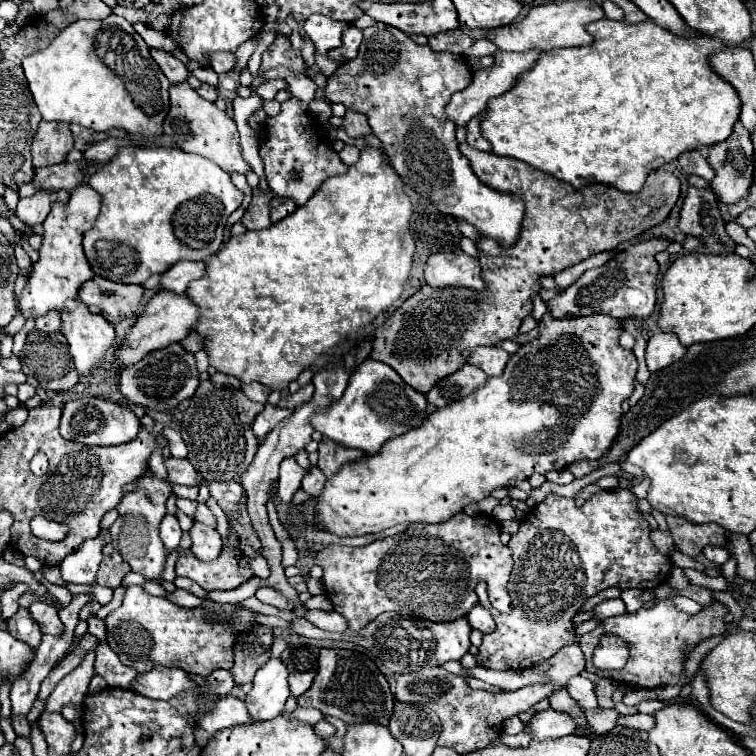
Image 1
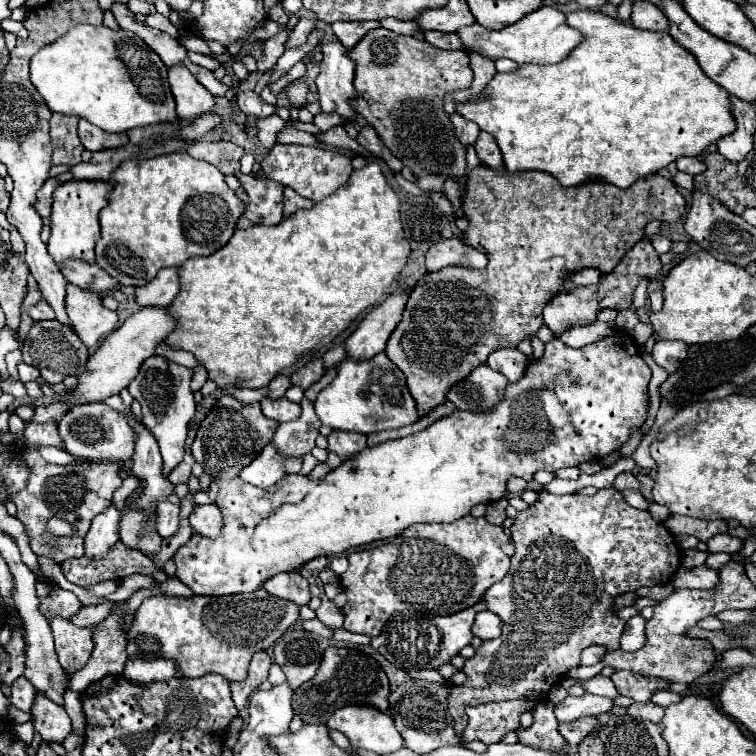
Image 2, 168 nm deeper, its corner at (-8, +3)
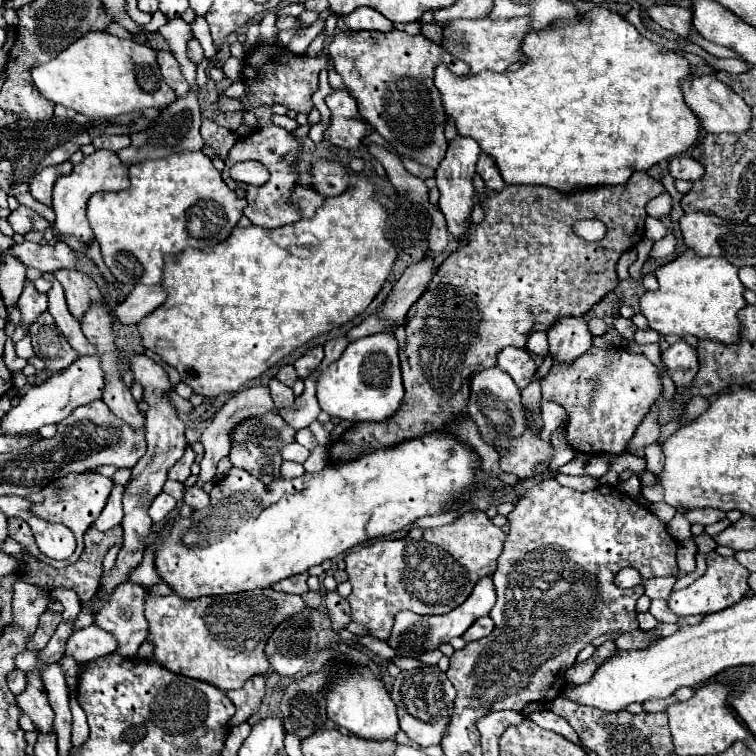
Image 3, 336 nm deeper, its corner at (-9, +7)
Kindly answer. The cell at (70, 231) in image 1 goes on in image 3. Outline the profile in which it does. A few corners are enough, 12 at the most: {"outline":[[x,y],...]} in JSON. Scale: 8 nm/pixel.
{"outline":[[96,151],[54,185],[54,229],[94,241],[86,217],[92,193],[130,185],[128,165]]}

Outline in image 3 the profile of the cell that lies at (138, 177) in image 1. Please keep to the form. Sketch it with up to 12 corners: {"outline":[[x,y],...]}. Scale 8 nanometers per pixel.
{"outline":[[202,151],[134,163],[88,221],[122,283],[222,243],[246,207]]}

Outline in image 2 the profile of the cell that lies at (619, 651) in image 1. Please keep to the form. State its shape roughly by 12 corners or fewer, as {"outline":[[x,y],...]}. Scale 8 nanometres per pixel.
{"outline":[[543,489],[485,593],[503,633],[449,693],[545,699],[585,647],[613,601],[671,581],[665,525],[615,489]]}

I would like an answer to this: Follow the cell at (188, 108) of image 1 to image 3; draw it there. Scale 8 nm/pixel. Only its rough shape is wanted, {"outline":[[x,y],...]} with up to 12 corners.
{"outline":[[158,51],[164,81],[184,97],[192,91],[170,51]]}

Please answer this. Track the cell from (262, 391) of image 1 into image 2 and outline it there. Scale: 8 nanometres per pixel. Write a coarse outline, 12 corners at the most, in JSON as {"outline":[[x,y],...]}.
{"outline":[[283,375],[269,383],[267,397],[283,397],[289,389],[289,377]]}

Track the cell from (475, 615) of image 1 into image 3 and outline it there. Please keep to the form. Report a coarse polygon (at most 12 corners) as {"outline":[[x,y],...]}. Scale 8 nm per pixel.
{"outline":[[490,615],[472,623],[464,633],[466,641],[482,639],[494,629]]}

